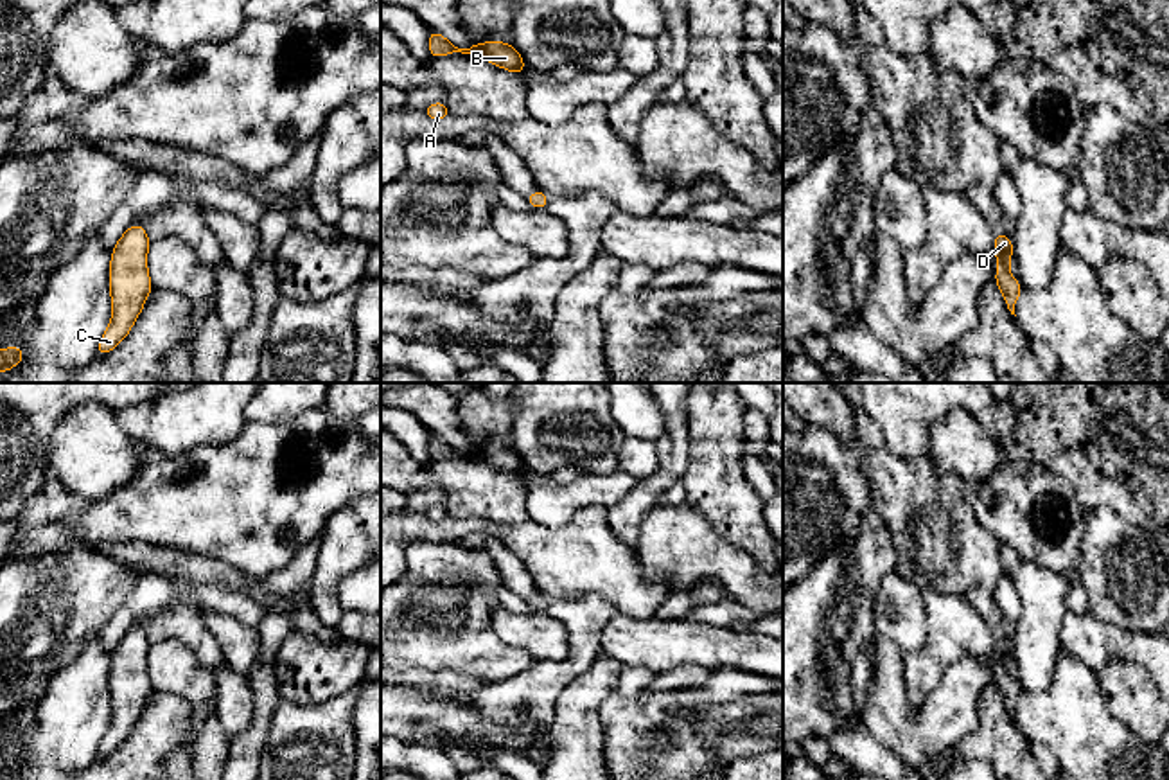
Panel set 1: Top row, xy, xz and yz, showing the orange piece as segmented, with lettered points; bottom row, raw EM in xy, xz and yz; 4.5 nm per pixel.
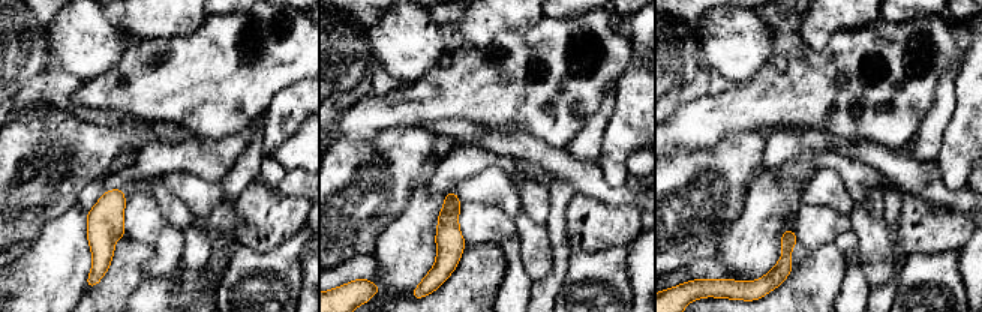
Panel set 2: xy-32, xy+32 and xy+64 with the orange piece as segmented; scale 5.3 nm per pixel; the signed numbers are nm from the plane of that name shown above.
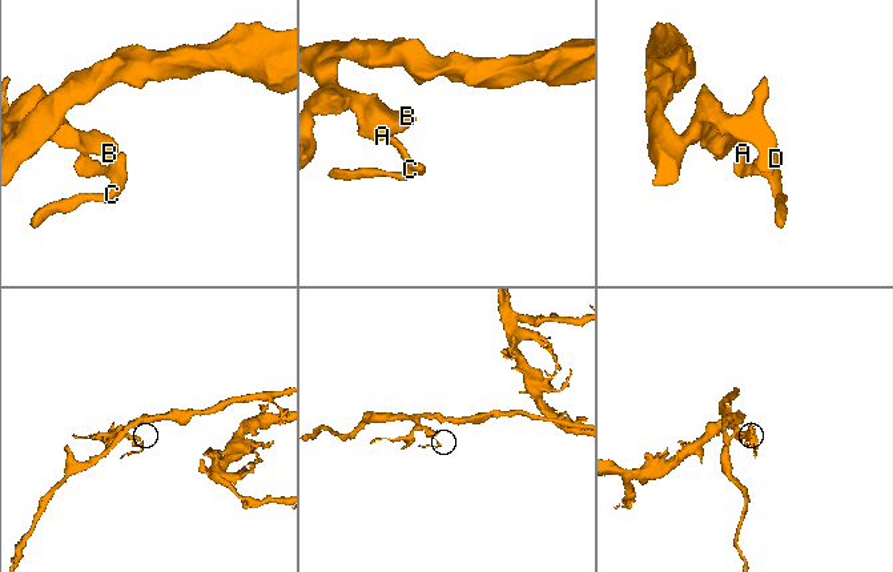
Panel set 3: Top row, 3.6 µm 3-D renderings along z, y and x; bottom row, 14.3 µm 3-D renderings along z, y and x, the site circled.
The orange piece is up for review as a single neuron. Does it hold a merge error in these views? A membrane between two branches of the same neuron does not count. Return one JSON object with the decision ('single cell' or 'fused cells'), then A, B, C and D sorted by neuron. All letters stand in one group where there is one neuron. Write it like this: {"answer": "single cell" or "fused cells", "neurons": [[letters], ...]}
{"answer": "single cell", "neurons": [["A", "B", "C", "D"]]}

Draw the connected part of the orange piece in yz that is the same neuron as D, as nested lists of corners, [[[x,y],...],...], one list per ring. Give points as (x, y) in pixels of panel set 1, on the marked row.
[[[1002,232],[997,234],[993,248],[997,252],[995,282],[1006,298],[1007,309],[1011,311],[1011,315],[1015,315],[1016,298],[1024,291],[1020,282],[1009,275],[1009,261],[1015,248],[1007,235]]]

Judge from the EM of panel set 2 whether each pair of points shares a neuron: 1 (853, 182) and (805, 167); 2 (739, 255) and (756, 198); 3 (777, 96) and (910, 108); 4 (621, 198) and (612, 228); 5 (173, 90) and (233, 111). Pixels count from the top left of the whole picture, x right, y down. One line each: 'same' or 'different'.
1: same
2: same
3: same
4: different
5: same

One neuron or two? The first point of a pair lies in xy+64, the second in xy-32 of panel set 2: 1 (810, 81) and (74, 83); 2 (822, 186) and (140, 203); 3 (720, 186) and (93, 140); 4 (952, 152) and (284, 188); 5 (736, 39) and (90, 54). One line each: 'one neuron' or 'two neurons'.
1: two neurons
2: two neurons
3: one neuron
4: two neurons
5: one neuron

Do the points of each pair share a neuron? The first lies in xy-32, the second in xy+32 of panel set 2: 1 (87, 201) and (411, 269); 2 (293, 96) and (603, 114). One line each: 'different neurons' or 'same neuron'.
1: different neurons
2: different neurons

